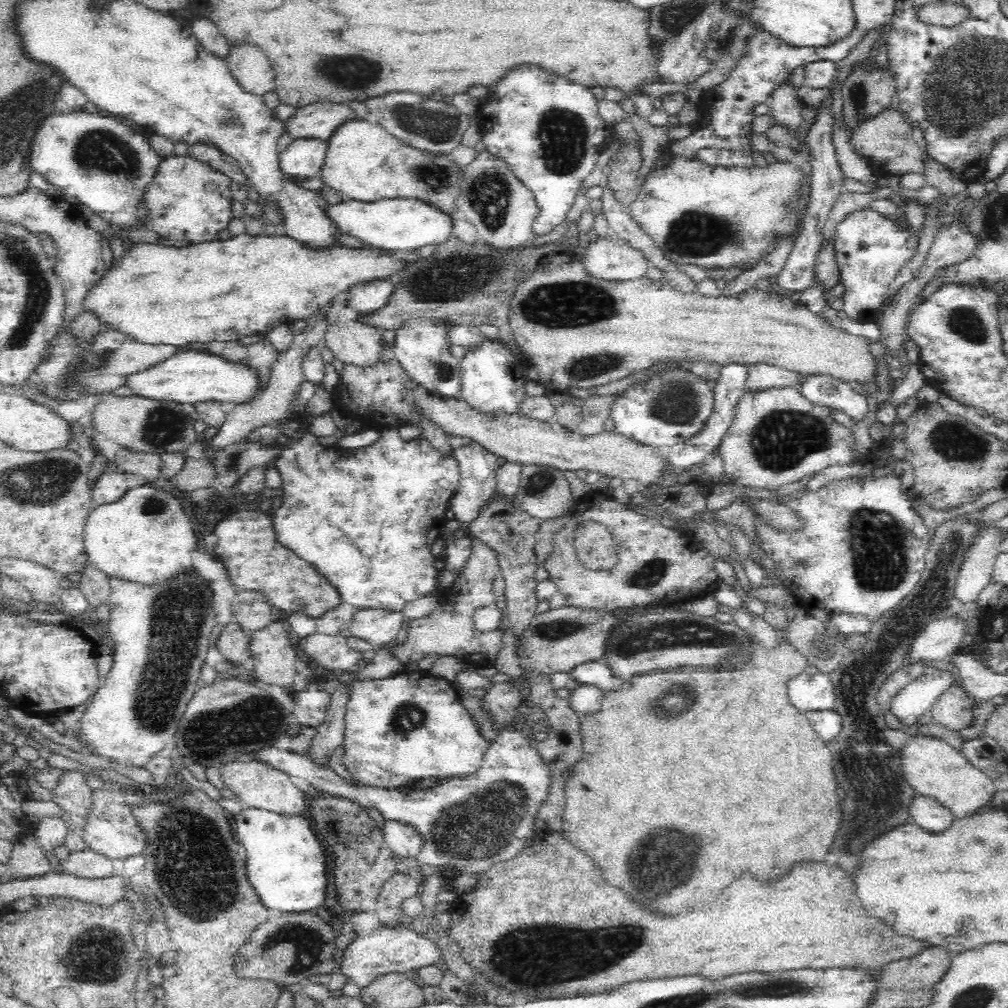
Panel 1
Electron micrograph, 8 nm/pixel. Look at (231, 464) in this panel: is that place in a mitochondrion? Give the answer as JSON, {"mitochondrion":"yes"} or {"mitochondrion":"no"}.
{"mitochondrion":"yes"}

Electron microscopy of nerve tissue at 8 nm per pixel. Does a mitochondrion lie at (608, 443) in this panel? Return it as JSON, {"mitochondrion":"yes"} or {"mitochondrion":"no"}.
{"mitochondrion":"no"}

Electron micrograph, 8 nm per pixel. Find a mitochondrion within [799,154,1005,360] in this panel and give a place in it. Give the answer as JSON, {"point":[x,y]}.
{"point":[967,322]}

